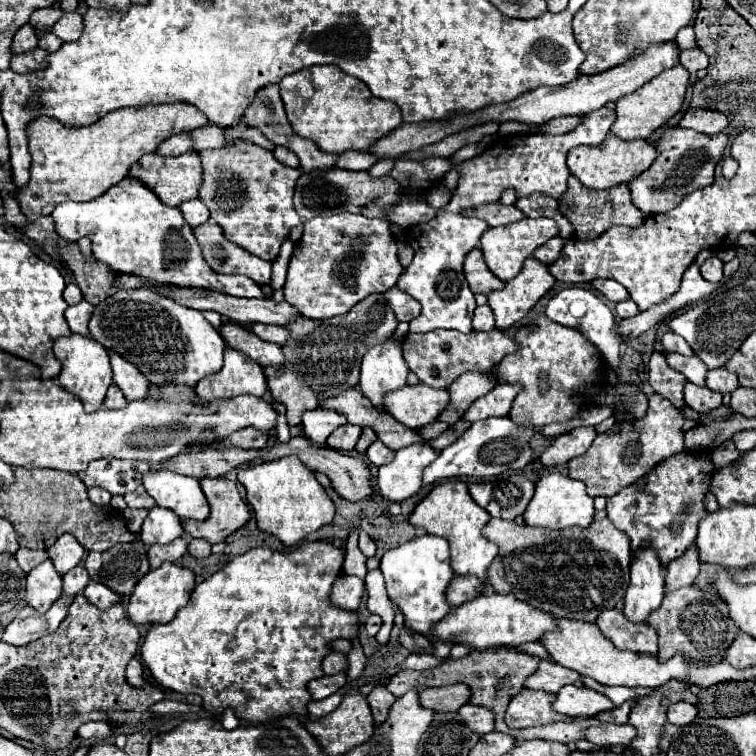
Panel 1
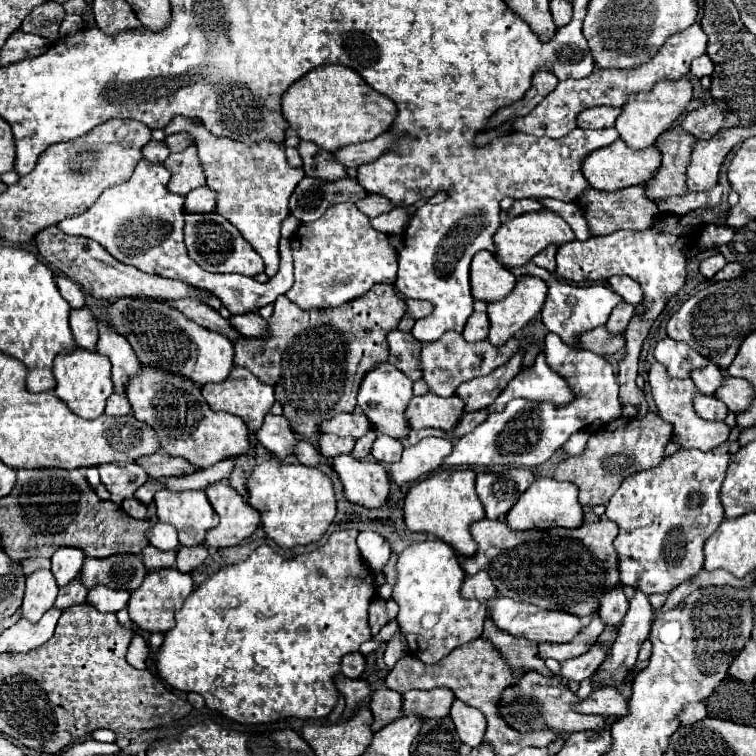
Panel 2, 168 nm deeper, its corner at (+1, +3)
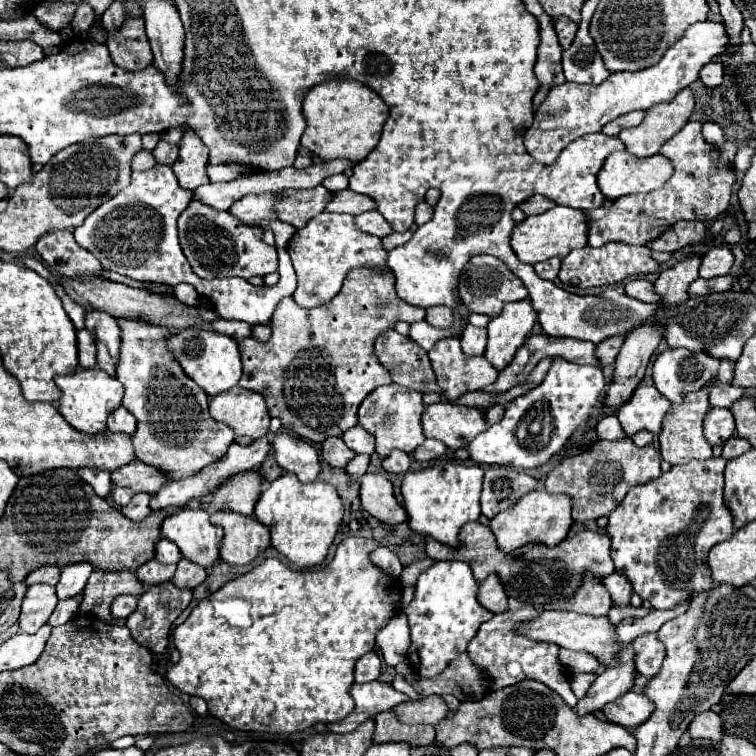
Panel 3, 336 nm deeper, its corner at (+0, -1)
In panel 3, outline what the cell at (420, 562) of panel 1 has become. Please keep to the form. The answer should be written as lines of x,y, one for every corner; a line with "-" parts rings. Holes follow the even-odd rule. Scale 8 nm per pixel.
439,561
419,575
415,597
405,607
411,627
411,647
407,651
407,661
415,673
419,673
419,677
427,679
443,671
467,649
469,641
477,635
479,625
493,617
491,611
479,605
477,589
479,583
473,579
471,567
467,567
463,561

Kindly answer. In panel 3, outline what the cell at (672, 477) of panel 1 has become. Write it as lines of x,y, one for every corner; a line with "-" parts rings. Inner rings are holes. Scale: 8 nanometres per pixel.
711,457
707,461
689,461
685,465
675,465
661,477
633,487
619,507
609,515
607,535
611,537
611,557
615,561
615,571
625,575
633,591
651,603
653,609
673,609
679,601
689,603
695,593
713,587
711,569
707,565
707,553
713,545
727,541
733,529
733,517
723,503
723,471
727,461
723,457

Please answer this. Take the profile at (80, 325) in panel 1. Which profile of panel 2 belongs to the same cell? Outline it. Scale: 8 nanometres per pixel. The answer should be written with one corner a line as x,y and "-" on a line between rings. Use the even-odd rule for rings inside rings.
88,305
70,311
70,327
72,327
72,333
74,333
78,347
90,349
90,351
96,347
98,323
96,323
96,317
92,315

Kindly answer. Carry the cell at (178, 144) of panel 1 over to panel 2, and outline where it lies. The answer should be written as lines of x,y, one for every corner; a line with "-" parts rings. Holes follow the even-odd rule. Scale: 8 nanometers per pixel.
150,141
142,149
142,157
152,161
152,163
164,163
168,155
170,155
170,149
168,149
168,145
164,141

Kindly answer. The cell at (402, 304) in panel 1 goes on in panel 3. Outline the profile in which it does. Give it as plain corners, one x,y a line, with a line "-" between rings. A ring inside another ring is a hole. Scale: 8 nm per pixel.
429,307
425,321
437,329
447,329
453,323
453,309
451,307

